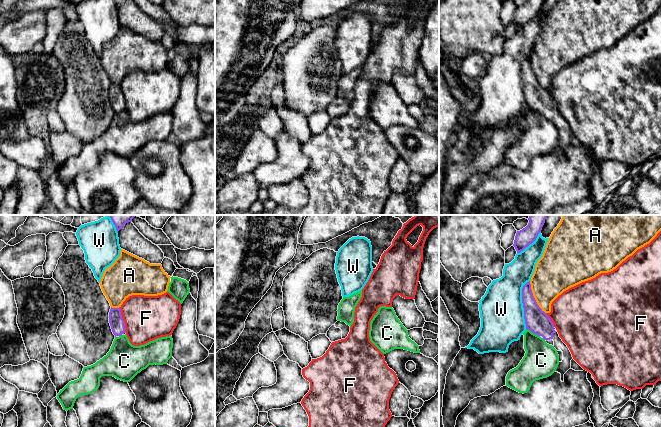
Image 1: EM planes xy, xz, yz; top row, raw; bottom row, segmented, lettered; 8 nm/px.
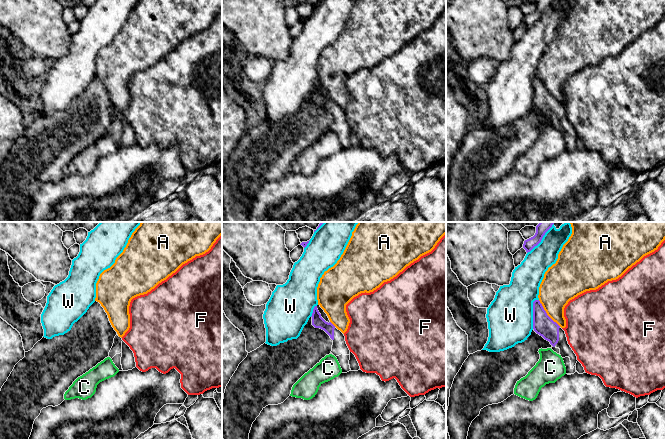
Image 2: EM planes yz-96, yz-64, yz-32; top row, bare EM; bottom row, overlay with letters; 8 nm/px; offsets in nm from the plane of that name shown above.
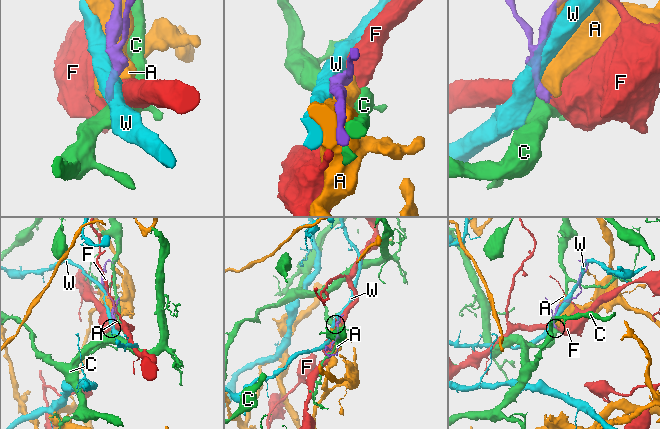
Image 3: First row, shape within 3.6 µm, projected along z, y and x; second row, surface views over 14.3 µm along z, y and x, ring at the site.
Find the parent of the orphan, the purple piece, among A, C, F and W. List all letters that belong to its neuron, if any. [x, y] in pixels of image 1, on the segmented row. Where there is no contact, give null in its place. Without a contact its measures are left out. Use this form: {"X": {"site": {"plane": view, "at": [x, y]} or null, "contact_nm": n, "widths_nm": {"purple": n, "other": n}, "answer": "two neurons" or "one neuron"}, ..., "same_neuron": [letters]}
{"A": {"site": {"plane": "yz", "at": [533, 297]}, "contact_nm": 300, "widths_nm": {"purple": 190, "other": 320}, "answer": "two neurons"}, "C": {"site": {"plane": "yz", "at": [533, 332]}, "contact_nm": 130, "widths_nm": {"purple": 190, "other": 280}, "answer": "two neurons"}, "F": {"site": {"plane": "xy", "at": [123, 320]}, "contact_nm": 220, "widths_nm": {"purple": 120, "other": 360}, "answer": "two neurons"}, "W": {"site": {"plane": "yz", "at": [523, 304]}, "contact_nm": 400, "widths_nm": {"purple": 190, "other": 360}, "answer": "two neurons"}, "same_neuron": []}

